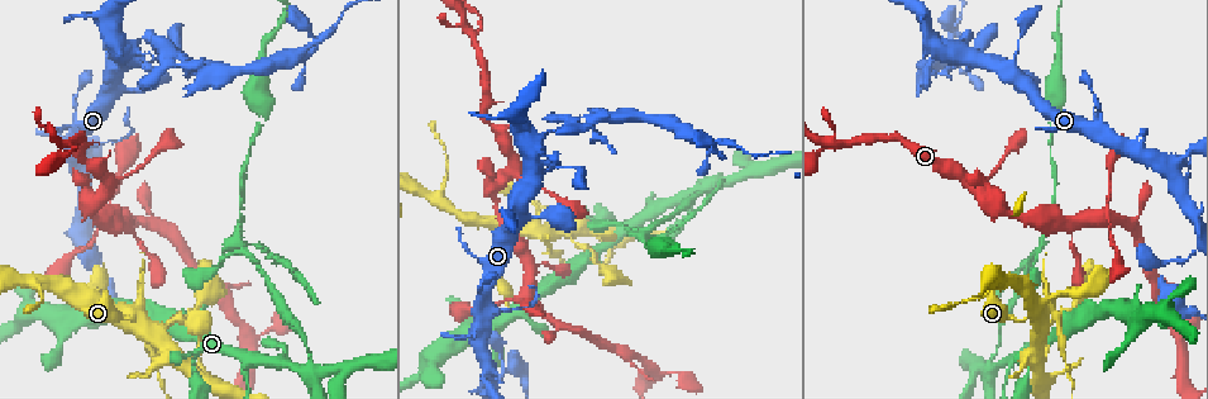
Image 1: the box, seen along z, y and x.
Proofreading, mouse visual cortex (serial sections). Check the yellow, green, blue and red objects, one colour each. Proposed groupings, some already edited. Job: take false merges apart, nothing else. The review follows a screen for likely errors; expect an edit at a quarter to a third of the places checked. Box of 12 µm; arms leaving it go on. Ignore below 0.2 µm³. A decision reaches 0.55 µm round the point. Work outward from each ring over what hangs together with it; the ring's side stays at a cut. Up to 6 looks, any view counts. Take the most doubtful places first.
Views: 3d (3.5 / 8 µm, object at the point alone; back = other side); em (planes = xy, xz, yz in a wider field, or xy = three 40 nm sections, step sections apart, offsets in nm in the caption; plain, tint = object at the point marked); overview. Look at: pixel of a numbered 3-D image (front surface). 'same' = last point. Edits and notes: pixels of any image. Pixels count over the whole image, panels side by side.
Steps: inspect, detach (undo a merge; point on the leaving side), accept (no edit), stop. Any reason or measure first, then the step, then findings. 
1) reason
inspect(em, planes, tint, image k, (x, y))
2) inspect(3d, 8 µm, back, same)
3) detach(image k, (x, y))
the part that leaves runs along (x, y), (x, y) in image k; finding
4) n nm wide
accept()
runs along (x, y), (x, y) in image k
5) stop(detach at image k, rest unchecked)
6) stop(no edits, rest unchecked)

abrupt turn
inspect(3d, 3.5 µm, image 1, (713, 182))

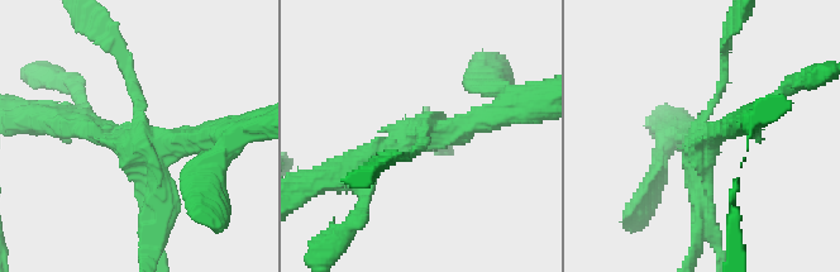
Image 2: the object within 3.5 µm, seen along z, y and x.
4 arms; arms of 150, 250, 250, 300 nm; shape alone is not enough
inspect(em, xy, step 2, tint, image 2, (413, 137))

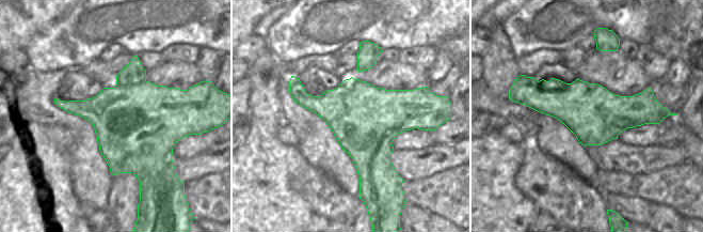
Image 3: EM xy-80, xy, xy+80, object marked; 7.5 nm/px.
detach(image 2, (700, 213))
two cells meet here

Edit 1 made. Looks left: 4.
sharp bend
inspect(3d, 3.5 µm, image 1, (532, 227))

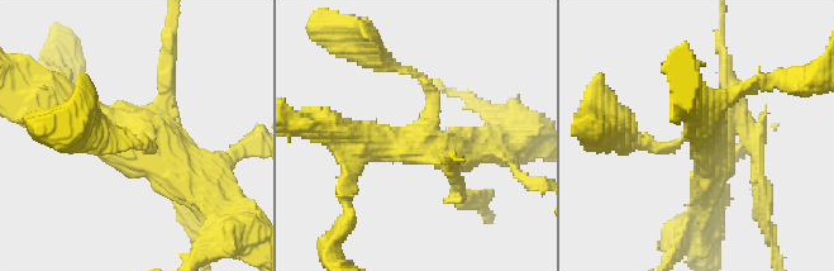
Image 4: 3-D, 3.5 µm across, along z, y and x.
inspect(em, xy, step 3, tint, image 4, (139, 132))

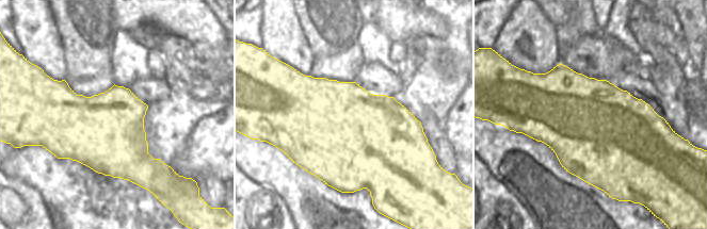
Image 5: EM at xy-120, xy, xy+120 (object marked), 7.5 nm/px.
750 nm wide
accept()
runs along (413, 74), (432, 89), (420, 138), (479, 144) in image 4; one cell here

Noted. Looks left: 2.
two arms at a narrow angle
inspect(3d, 3.5 µm, image 1, (67, 145))

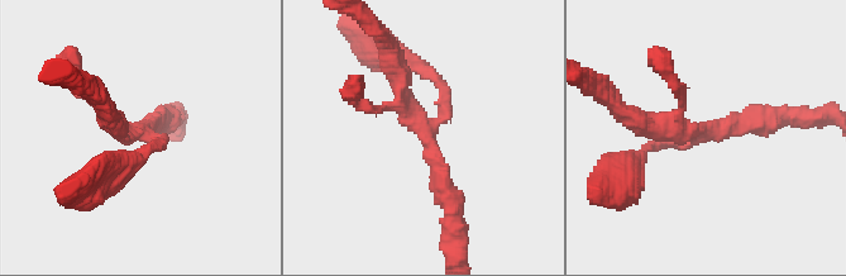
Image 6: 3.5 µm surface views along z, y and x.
inspect(em, xy, step 3, tint, image 6, (148, 134))

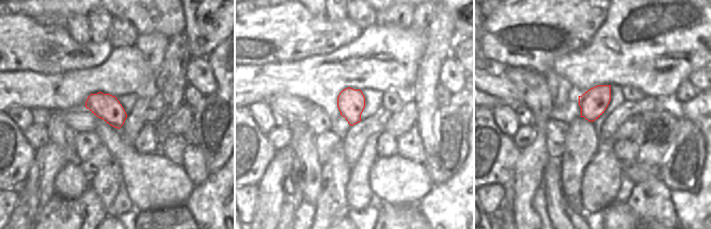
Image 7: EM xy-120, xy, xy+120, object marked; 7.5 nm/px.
accept()
runs along (777, 114), (650, 144), (640, 157) in image 6; one cell here

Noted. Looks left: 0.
stop(detach at image 2, rest unchecked)

